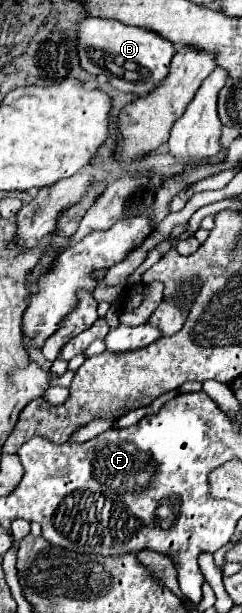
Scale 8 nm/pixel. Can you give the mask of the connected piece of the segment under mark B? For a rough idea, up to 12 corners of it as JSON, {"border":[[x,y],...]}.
{"border":[[87,18],[77,48],[89,74],[147,96],[173,44],[147,28]]}

